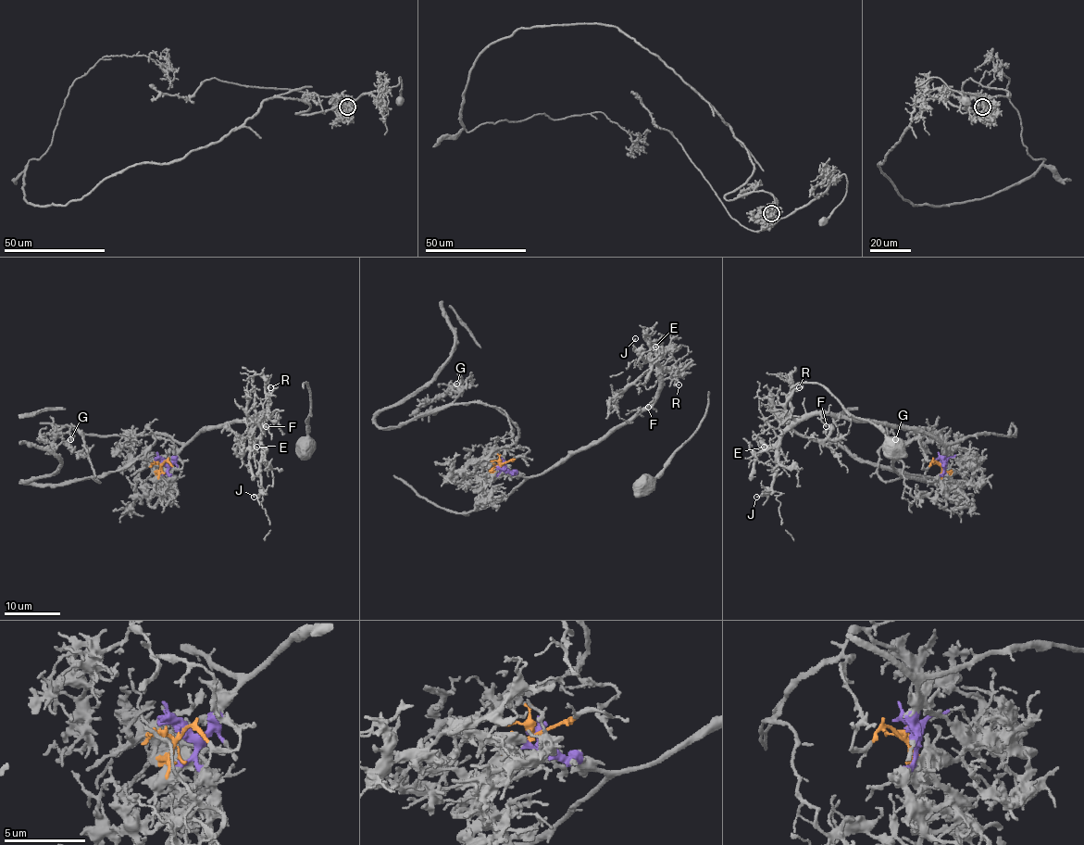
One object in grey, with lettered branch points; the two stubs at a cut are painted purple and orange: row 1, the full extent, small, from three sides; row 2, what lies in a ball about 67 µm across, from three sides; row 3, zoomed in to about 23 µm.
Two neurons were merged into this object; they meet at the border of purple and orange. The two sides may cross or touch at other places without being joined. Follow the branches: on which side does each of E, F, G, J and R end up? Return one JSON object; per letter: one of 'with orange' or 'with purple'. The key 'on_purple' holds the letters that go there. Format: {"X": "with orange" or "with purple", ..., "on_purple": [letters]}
{"E": "with purple", "F": "with purple", "G": "with orange", "J": "with purple", "R": "with purple", "on_purple": ["E", "F", "J", "R"]}

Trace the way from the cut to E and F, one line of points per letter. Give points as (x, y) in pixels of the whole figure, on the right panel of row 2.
E: (941, 463), (940, 442), (918, 430), (828, 414), (799, 420), (774, 447), (763, 447)
F: (941, 463), (944, 461), (940, 442), (918, 430), (821, 414), (820, 420), (827, 427)

